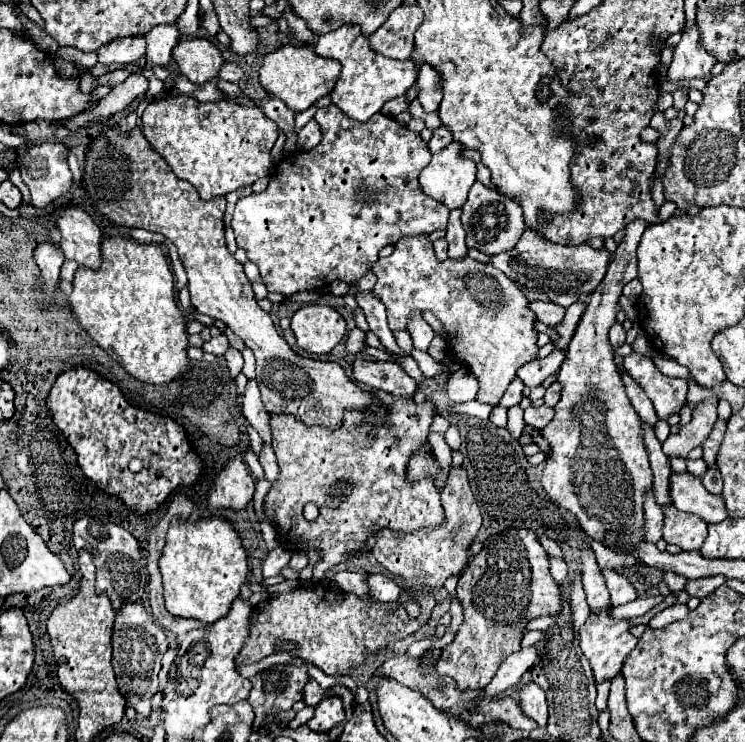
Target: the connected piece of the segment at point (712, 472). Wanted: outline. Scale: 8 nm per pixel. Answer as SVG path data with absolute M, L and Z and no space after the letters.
M708 468L708 472L702 476L702 484L710 494L720 494L722 492L722 476L716 468Z

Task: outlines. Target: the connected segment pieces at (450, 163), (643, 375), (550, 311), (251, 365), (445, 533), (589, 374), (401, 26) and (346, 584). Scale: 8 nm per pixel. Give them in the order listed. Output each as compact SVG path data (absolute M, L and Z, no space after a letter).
M450 142L436 152L430 164L420 172L420 188L450 210L464 206L472 184L476 182L474 160L462 158L464 146Z
M632 352L624 358L624 370L640 384L640 388L652 400L660 420L668 420L672 414L680 412L686 400L688 384L682 378L670 378L662 374L652 358Z
M530 302L530 310L536 314L536 318L548 326L558 326L562 322L562 316L566 314L564 306L558 306L554 302Z
M245 347L245 349L242 352L242 356L244 359L242 372L247 377L248 380L255 379L256 361L252 351L249 348Z
M450 466L446 486L442 488L442 506L446 512L446 524L434 530L416 530L400 534L394 530L380 530L376 534L376 546L372 548L374 558L394 576L404 582L416 582L418 586L440 590L450 576L462 576L462 570L470 562L470 546L482 526L482 512L470 490L466 468Z
M634 220L634 222L630 222L630 224L626 226L626 236L624 236L622 244L618 246L614 258L612 258L610 264L608 264L608 272L606 272L604 280L602 280L602 282L598 284L598 288L588 296L588 300L586 300L586 312L582 314L582 318L580 318L580 322L578 322L578 326L576 326L576 332L574 332L574 336L572 336L572 340L570 340L570 344L568 344L568 348L566 348L566 360L564 360L564 364L562 364L560 370L558 370L558 384L562 386L562 398L560 398L560 402L554 406L554 418L548 422L546 428L540 430L542 438L552 446L552 454L550 454L550 458L546 460L546 466L544 466L544 472L542 472L542 484L544 484L546 492L548 492L548 496L550 496L554 502L558 502L562 508L566 508L566 510L570 510L572 514L576 514L578 520L580 520L580 526L584 528L584 532L586 532L592 540L602 542L602 544L604 544L606 548L610 548L610 550L614 550L614 542L622 542L622 546L630 548L630 550L626 550L626 556L634 556L634 550L636 550L638 542L644 542L644 530L642 530L642 526L644 526L644 500L646 500L646 494L648 494L648 492L652 490L652 486L654 486L654 474L652 474L652 470L650 470L648 450L646 450L644 438L642 438L642 420L640 420L640 416L636 414L636 410L632 408L632 404L630 404L630 400L628 400L628 396L626 396L626 392L624 392L624 382L622 382L622 376L620 376L620 372L618 372L618 368L616 368L616 362L614 362L614 348L612 348L610 342L608 342L608 330L610 330L610 326L616 322L618 298L622 296L622 288L624 288L630 280L636 278L636 264L638 264L638 262L636 262L636 248L638 248L638 242L640 242L644 230L646 230L646 222L642 222L642 220Z
M417 4L398 6L390 12L388 20L376 30L376 34L368 36L372 48L386 58L408 60L414 52L414 32L423 17L423 11Z
M344 570L344 572L338 572L334 576L334 582L346 590L346 592L356 592L358 596L368 596L370 594L370 588L368 588L368 582L366 582L366 574L360 574L360 572L350 572L350 570Z

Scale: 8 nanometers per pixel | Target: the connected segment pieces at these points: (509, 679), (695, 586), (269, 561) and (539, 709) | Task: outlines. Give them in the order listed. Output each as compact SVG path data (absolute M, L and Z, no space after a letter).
M528 646L528 648L522 648L514 654L510 654L498 668L494 680L484 688L484 694L488 698L496 698L500 696L502 692L506 692L510 686L518 684L518 680L522 678L524 672L528 672L538 660L538 650L536 646Z
M708 576L708 578L700 578L700 580L688 580L686 582L686 592L690 596L696 596L696 598L704 598L708 594L712 594L718 586L724 584L726 578L722 576Z
M278 546L274 550L278 551L270 551L267 556L267 559L264 561L262 567L262 573L264 579L279 574L282 568L285 567L290 561L292 555L291 551L283 548L282 546Z
M528 682L520 690L520 706L522 710L538 722L538 726L546 726L548 722L548 702L546 702L546 692L534 684Z

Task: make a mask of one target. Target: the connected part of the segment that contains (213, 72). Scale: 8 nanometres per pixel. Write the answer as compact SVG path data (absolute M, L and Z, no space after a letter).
M205 38L182 40L178 46L174 46L172 58L178 62L180 74L196 84L218 78L218 70L226 62L222 52Z

